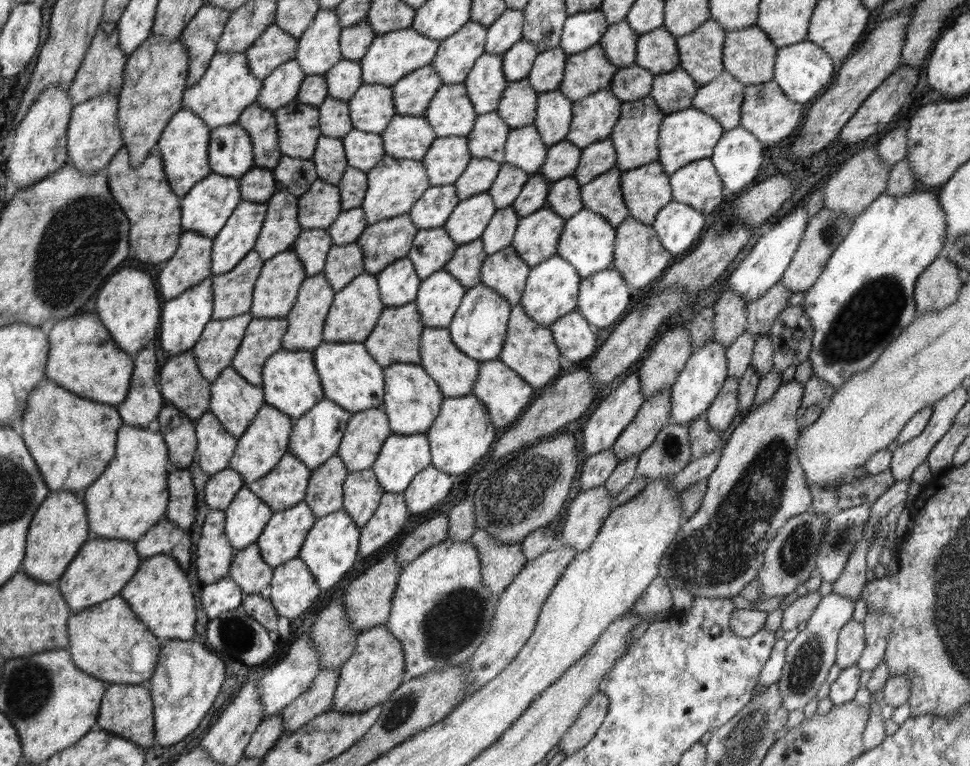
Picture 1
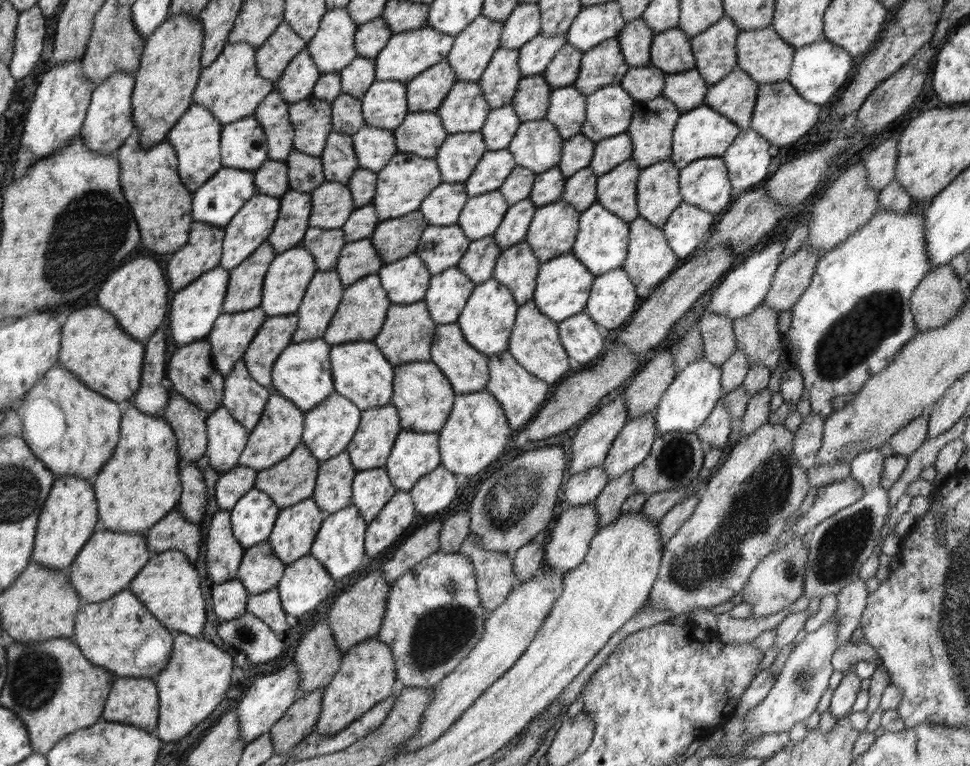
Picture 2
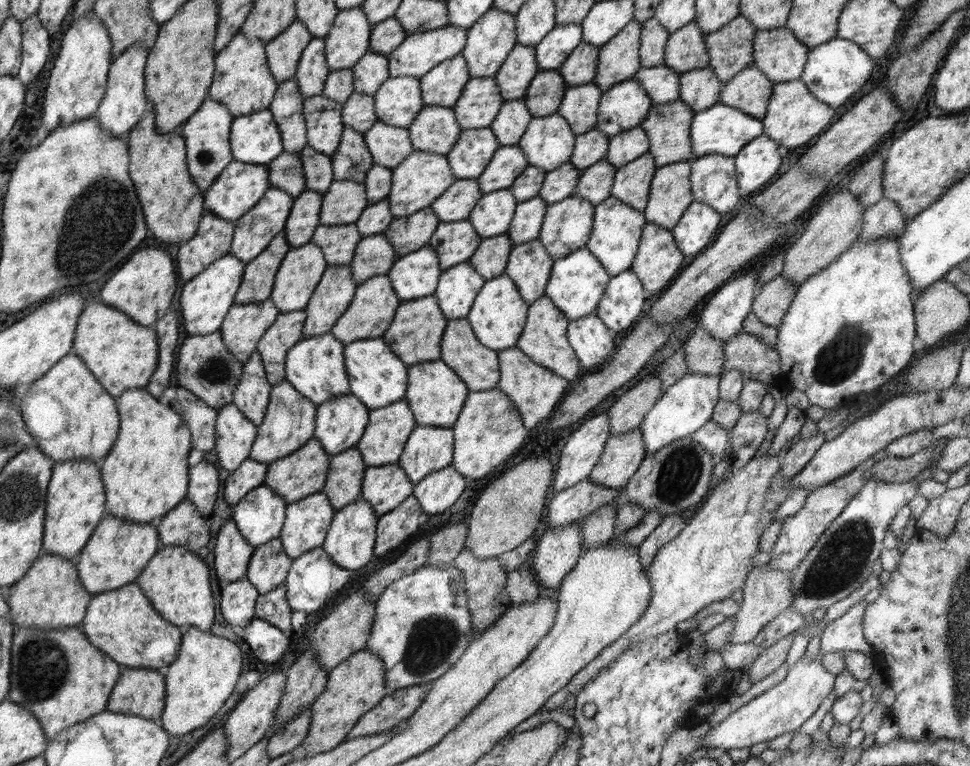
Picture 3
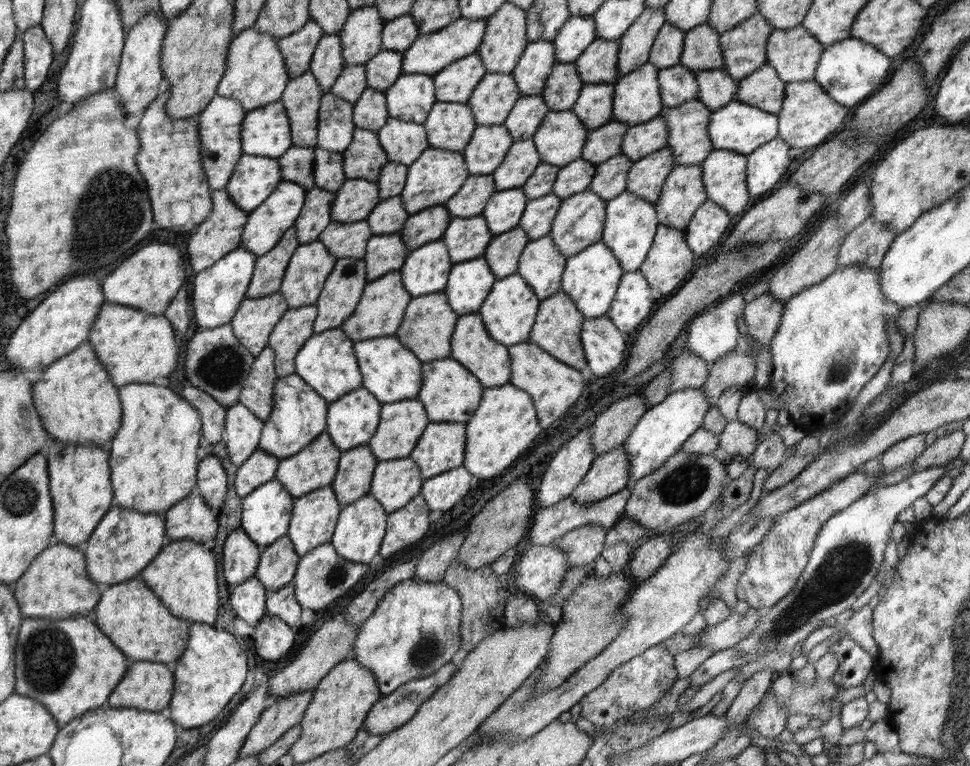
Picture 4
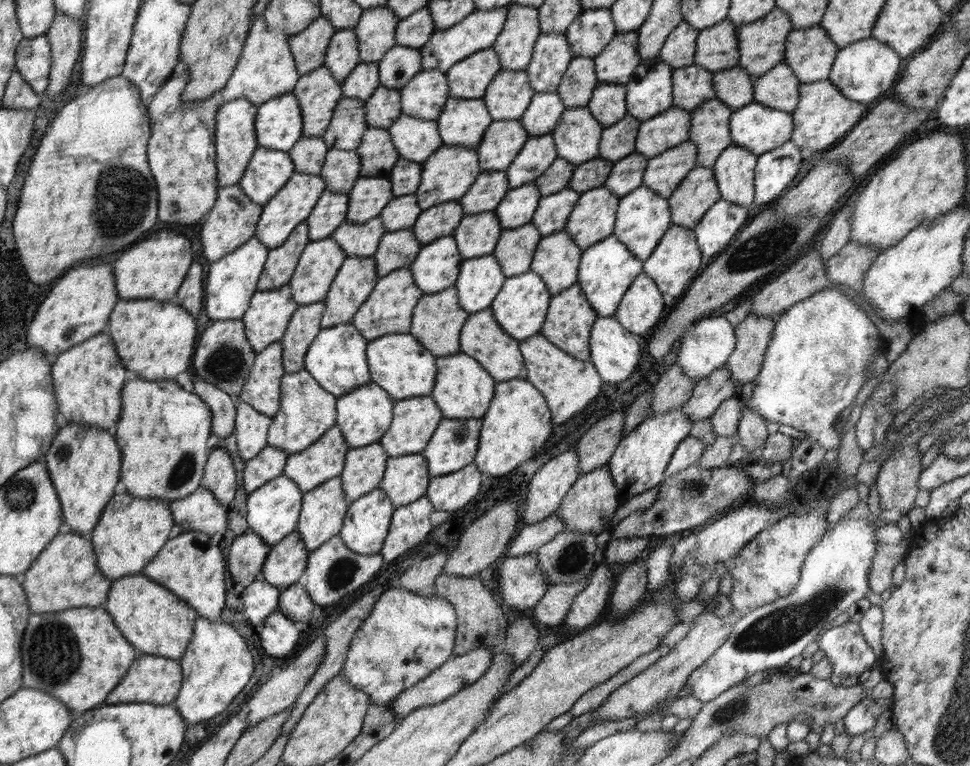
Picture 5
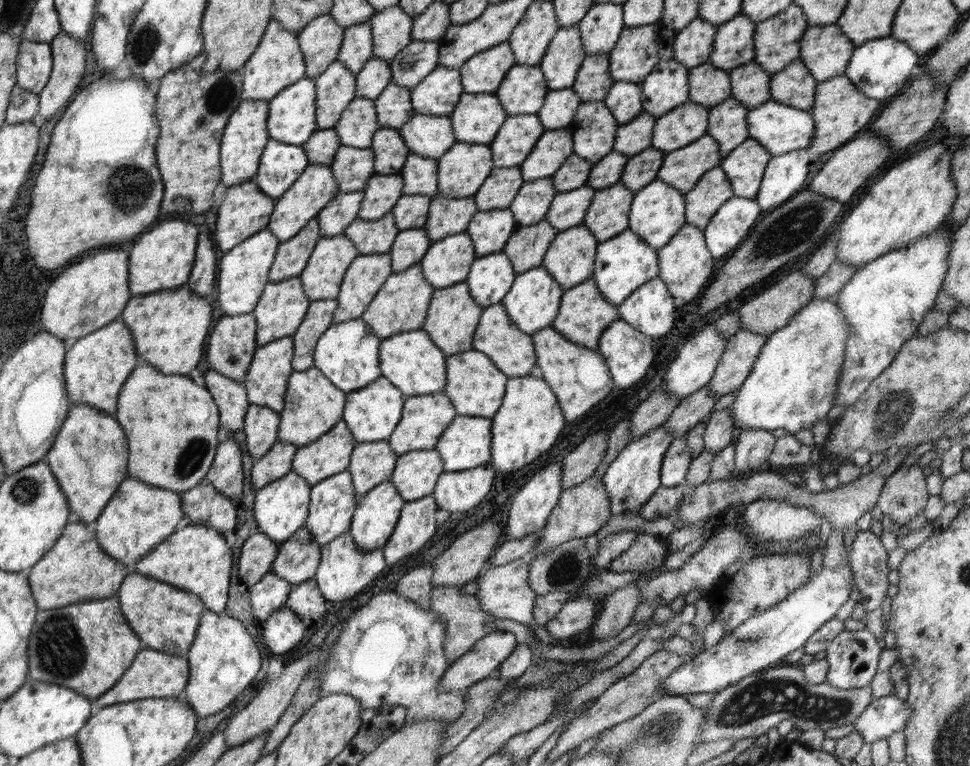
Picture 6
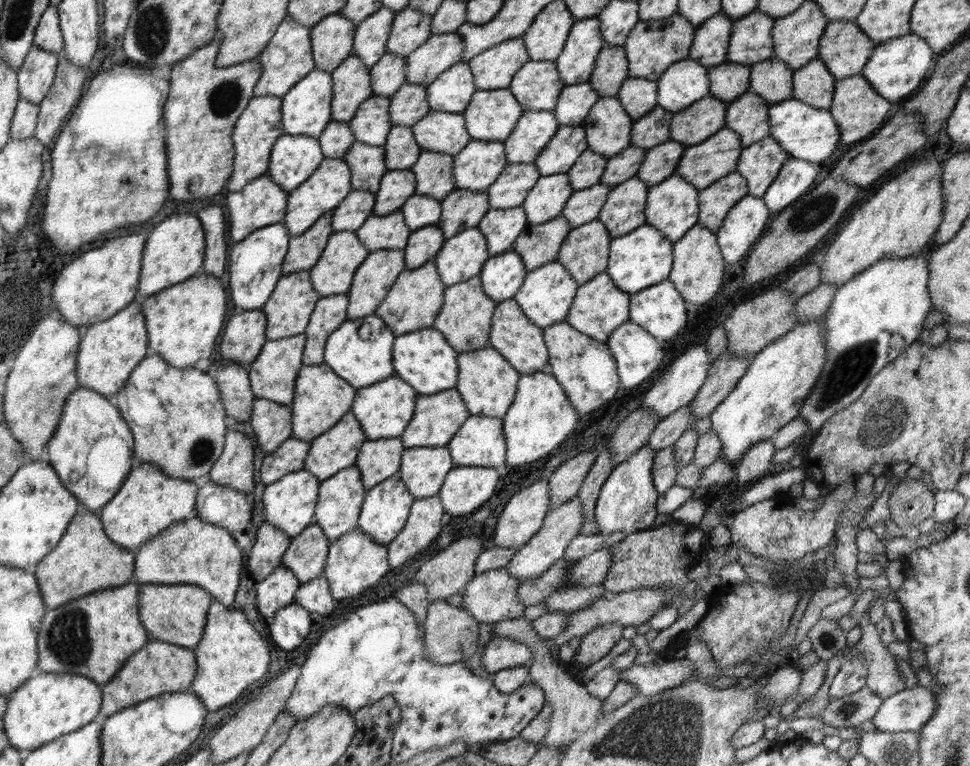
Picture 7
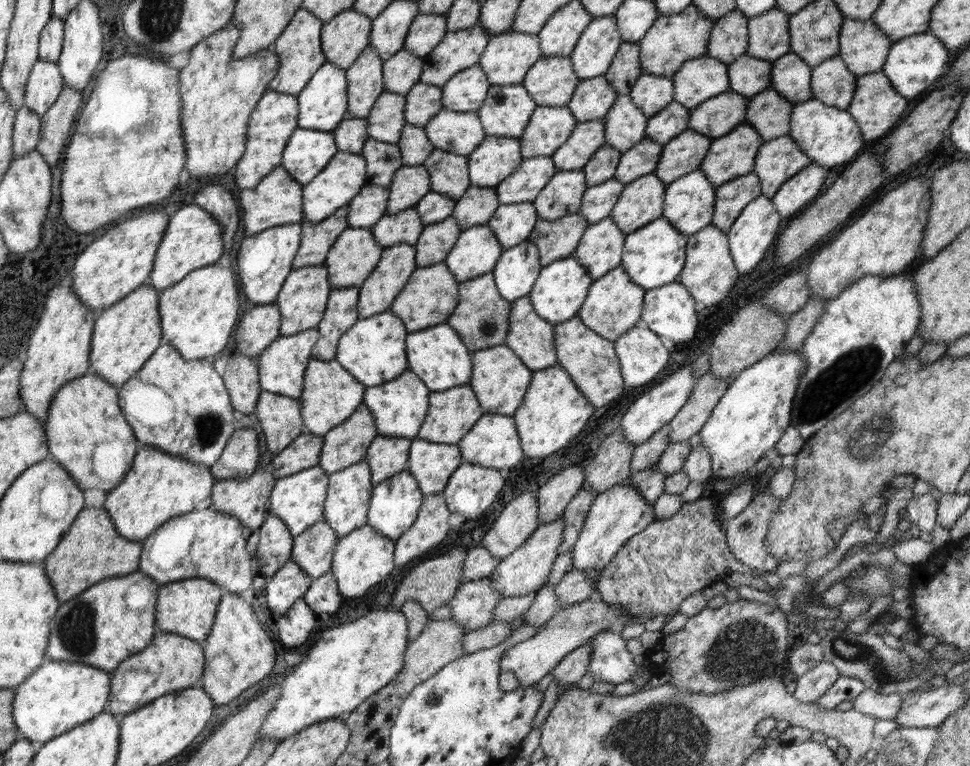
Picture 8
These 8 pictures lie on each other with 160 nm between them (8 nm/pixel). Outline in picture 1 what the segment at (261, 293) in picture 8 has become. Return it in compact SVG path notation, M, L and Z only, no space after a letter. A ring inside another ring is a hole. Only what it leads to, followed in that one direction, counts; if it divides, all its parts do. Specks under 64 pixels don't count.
M211 276L197 285L179 294L175 299L167 300L162 306L161 322L159 327L160 347L168 353L168 358L182 354L196 346L206 324L212 320L213 286Z

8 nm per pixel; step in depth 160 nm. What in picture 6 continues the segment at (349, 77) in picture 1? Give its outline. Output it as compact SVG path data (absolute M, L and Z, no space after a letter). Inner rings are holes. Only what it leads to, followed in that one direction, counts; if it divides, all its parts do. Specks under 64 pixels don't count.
M412 41L389 60L391 83L413 89L438 67L439 41Z

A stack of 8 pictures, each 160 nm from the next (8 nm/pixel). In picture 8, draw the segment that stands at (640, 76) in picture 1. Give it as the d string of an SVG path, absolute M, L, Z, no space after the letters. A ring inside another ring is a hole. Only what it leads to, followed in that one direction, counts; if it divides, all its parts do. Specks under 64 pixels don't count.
M744 54L728 64L729 90L746 97L768 89L771 86L772 61L760 60Z

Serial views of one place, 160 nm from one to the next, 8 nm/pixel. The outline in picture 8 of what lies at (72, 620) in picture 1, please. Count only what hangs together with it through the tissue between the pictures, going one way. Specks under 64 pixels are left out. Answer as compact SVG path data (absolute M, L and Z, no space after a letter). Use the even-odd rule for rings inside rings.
M189 578L160 585L157 590L155 625L158 630L202 643L211 631L224 590L204 578Z

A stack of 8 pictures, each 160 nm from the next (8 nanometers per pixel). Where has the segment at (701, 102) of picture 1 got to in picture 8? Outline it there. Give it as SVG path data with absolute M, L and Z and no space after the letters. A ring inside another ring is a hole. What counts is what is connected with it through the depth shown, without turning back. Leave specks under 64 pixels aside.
M839 56L813 66L810 86L812 99L841 110L847 110L856 88L856 74L852 74Z

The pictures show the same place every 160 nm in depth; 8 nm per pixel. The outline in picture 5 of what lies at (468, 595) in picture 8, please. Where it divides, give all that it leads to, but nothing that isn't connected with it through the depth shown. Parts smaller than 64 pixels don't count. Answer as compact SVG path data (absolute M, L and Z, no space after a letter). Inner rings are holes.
M536 552L503 557L496 571L502 604L515 611L532 613L550 584L540 568Z

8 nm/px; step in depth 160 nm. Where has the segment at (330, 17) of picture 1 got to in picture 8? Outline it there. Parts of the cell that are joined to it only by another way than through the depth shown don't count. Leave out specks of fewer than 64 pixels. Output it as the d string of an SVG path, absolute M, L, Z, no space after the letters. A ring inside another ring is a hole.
M418 13L408 29L403 48L420 57L430 54L448 32L446 17L446 14Z

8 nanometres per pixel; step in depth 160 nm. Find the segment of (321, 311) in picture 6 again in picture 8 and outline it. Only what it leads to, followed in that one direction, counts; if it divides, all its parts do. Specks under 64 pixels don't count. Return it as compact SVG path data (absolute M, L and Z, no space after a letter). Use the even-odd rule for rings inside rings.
M359 287L331 290L322 322L317 327L320 338L312 350L312 359L329 361L335 358L342 334L360 320L358 295Z

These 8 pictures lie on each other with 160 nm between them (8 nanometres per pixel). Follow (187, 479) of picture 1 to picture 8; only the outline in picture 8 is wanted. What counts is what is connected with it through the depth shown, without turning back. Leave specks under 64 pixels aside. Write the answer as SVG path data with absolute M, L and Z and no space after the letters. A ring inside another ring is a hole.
M238 427L232 433L222 455L209 467L216 479L242 480L250 478L260 462L258 433L251 428Z

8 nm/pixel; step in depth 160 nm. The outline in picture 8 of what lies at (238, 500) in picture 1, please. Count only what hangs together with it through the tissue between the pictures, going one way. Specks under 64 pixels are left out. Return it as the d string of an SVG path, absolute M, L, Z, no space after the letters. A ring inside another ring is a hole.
M318 465L277 479L269 498L268 514L281 518L294 537L302 534L316 522L324 520L323 510L328 483L329 475Z

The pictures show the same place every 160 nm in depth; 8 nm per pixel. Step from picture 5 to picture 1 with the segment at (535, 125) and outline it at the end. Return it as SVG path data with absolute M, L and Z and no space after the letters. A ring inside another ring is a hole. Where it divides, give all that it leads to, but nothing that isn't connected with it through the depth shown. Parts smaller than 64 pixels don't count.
M496 111L489 114L478 115L471 134L466 136L470 141L469 150L471 151L472 158L489 158L490 160L504 163L505 142L507 141L510 129Z

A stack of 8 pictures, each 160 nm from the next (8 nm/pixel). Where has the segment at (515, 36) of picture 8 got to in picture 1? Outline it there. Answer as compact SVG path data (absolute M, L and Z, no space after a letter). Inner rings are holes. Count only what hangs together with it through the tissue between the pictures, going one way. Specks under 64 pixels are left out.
M430 65L421 66L394 83L393 100L398 115L423 116L432 97L443 85L440 75Z

